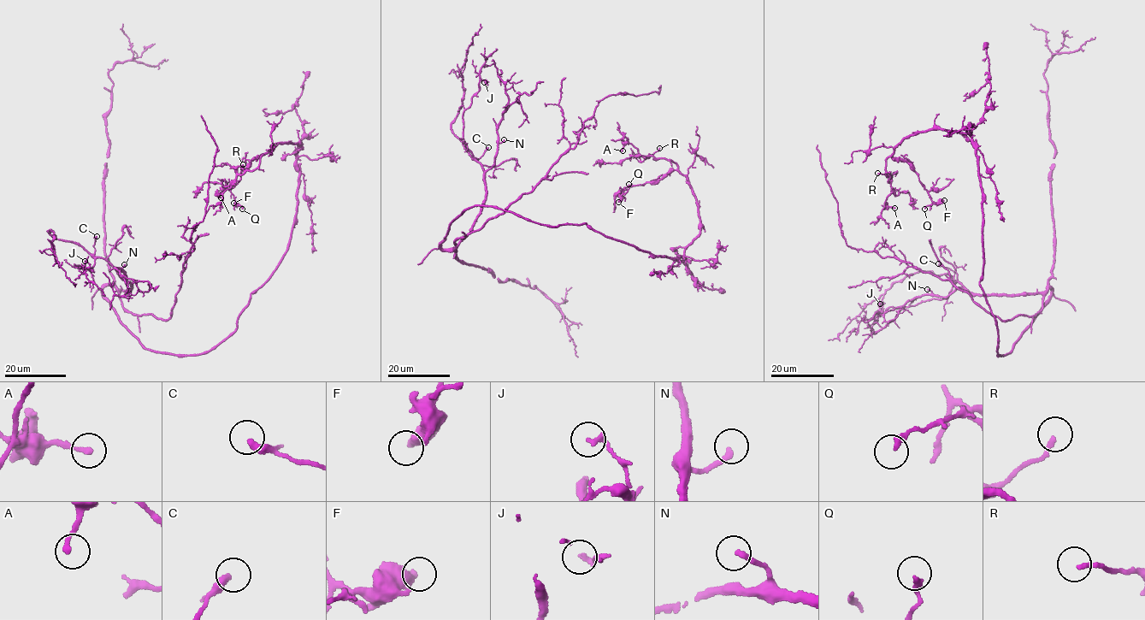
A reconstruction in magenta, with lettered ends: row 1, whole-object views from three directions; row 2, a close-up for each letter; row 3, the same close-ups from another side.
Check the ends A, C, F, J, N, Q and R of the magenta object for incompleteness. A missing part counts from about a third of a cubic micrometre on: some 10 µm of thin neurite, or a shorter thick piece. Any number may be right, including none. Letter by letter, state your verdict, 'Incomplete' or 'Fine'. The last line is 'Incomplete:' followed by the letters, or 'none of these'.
A: Fine
C: Fine
F: Fine
J: Fine
N: Fine
Q: Fine
R: Fine
Incomplete: none of these

